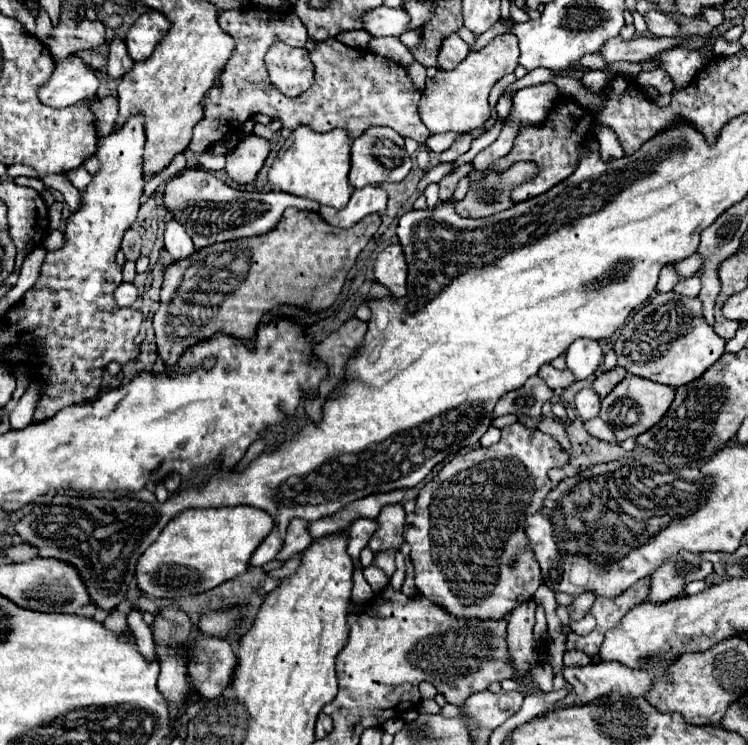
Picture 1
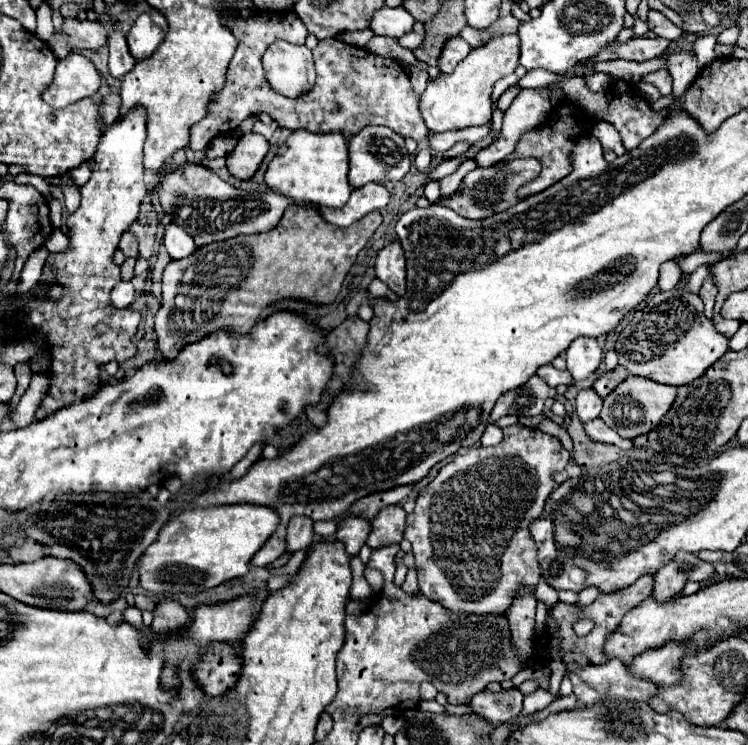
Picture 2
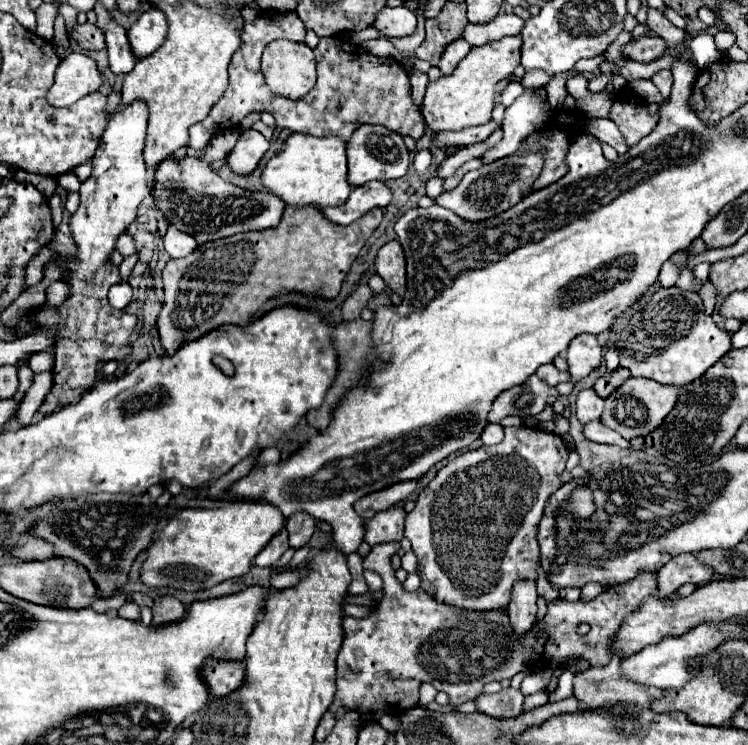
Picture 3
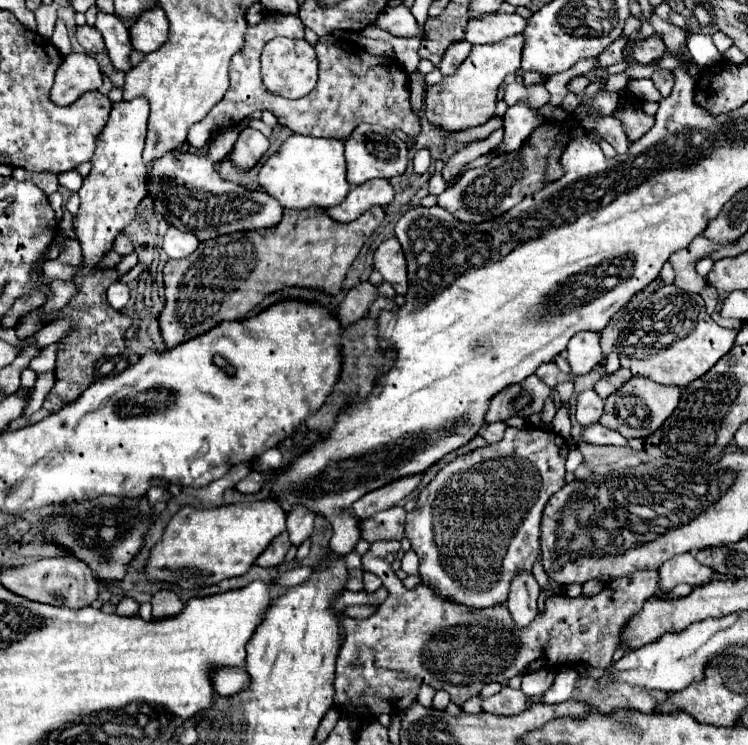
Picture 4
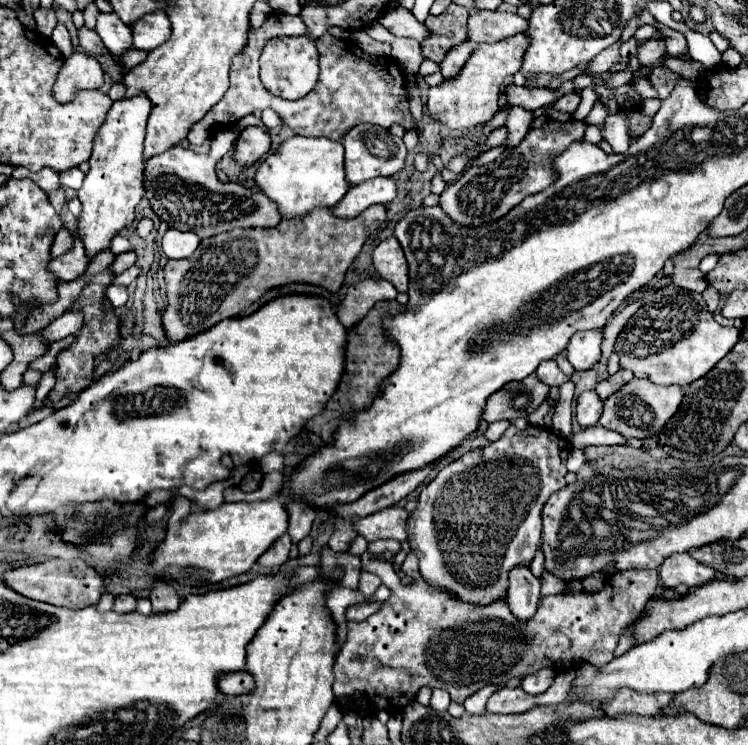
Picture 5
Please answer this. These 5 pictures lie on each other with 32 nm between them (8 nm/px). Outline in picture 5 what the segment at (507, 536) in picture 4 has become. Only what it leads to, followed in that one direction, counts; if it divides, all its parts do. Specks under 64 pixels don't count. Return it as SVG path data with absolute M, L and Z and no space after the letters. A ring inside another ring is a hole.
M510 426L500 440L470 450L462 458L446 464L438 476L422 488L416 506L416 522L414 512L408 516L408 542L420 560L422 578L432 586L446 588L458 598L474 604L490 604L492 600L504 598L508 570L516 564L530 564L540 544L540 510L544 502L552 492L566 486L564 476L568 474L568 454L570 444L566 452L566 440L548 428L528 426L526 430L518 430L516 426Z

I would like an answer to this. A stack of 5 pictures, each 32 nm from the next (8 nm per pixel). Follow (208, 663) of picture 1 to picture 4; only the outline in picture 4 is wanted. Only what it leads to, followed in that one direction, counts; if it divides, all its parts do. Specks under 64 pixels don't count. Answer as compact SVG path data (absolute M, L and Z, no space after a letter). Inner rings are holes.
M228 668L228 672L216 672L216 692L222 696L232 696L248 688L250 676L244 668Z

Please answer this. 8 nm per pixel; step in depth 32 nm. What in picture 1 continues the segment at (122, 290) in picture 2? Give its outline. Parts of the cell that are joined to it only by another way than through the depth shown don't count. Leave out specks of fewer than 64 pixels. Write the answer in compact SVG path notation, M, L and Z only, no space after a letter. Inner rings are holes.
M122 282L116 292L114 292L114 300L118 306L130 306L134 300L138 298L138 292L134 290L134 284L126 284Z

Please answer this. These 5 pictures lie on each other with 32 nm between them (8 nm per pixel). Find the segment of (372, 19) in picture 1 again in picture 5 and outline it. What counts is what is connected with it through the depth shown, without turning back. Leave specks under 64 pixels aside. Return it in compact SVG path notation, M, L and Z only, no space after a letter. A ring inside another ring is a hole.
M402 6L396 8L386 8L384 16L380 16L380 22L384 28L388 28L394 36L404 36L404 38L414 38L418 42L424 42L432 36L432 32L414 18L414 14Z

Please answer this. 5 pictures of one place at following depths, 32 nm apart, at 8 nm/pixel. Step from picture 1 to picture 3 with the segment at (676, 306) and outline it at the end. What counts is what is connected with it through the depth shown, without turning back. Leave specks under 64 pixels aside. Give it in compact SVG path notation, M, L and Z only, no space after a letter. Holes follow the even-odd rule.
M676 286L658 288L650 302L630 316L616 340L620 366L628 368L632 376L644 376L678 388L700 378L730 348L732 332L716 326L704 312L704 304L696 292L684 292Z

